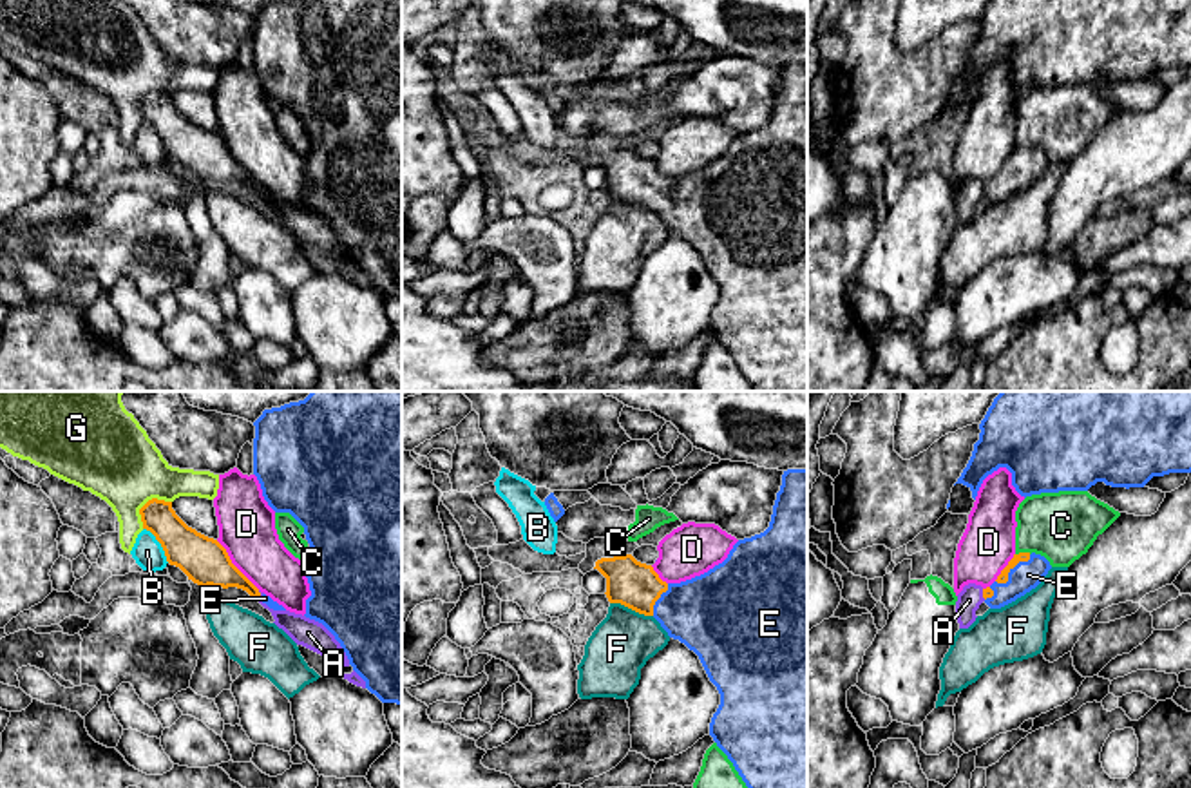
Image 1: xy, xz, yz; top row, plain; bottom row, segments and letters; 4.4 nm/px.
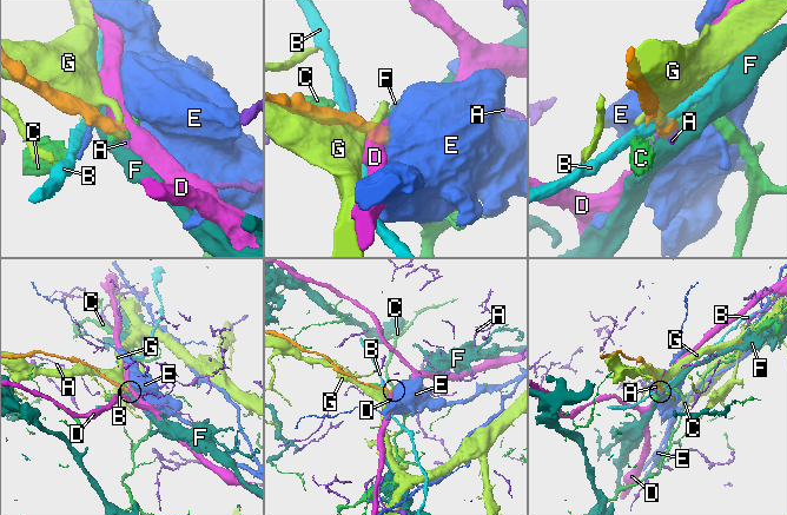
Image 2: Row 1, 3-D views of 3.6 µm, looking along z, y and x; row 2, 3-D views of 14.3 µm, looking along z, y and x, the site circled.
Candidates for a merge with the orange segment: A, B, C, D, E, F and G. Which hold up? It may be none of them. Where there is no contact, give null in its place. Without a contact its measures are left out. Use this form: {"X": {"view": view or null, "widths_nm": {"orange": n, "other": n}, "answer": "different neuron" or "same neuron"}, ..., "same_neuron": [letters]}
{"A": {"view": "xy", "widths_nm": {"orange": 180, "other": 120}, "answer": "different neuron"}, "B": {"view": "xy", "widths_nm": {"orange": 200, "other": 140}, "answer": "different neuron"}, "C": {"view": "yz", "widths_nm": {"orange": 50, "other": 300}, "answer": "different neuron"}, "D": {"view": "xy", "widths_nm": {"orange": 200, "other": 260}, "answer": "different neuron"}, "E": {"view": "yz", "widths_nm": {"orange": 50, "other": 130}, "answer": "same neuron"}, "F": {"view": "xz", "widths_nm": {"orange": 200, "other": 280}, "answer": "different neuron"}, "G": {"view": "xy", "widths_nm": {"orange": 180, "other": 360}, "answer": "different neuron"}, "same_neuron": ["E"]}

